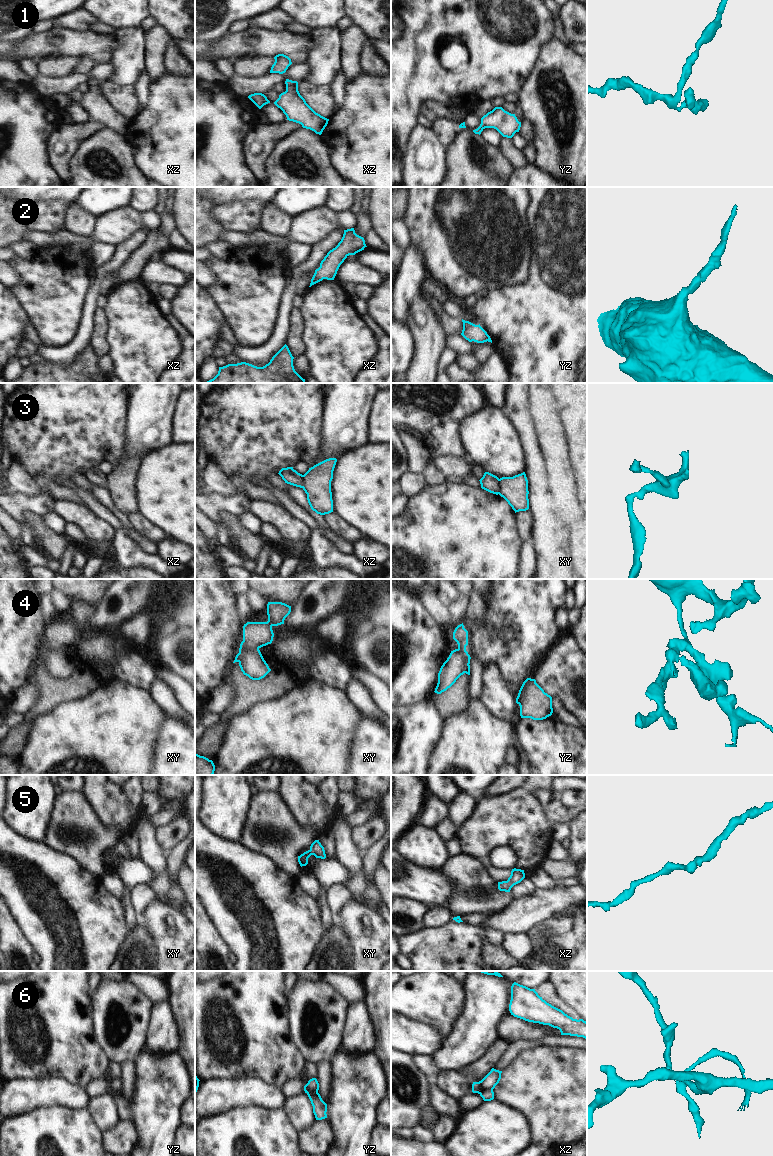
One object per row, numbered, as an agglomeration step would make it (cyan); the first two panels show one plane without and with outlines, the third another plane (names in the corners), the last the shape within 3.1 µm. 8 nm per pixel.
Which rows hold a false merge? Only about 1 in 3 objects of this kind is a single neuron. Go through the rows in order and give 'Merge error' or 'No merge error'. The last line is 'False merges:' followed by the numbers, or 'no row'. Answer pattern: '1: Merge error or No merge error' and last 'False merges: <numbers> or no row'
1: No merge error
2: No merge error
3: Merge error
4: Merge error
5: No merge error
6: Merge error
False merges: 3, 4, 6

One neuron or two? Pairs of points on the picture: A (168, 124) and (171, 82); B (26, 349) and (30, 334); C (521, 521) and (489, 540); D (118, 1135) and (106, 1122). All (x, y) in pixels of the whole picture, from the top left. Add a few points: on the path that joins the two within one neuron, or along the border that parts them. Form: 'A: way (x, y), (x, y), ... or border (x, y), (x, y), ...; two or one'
A: way (171, 114), (171, 92); one
B: way (29, 345), (30, 338); one
C: border (514, 513), (516, 530), (523, 541); two
D: border (119, 1119), (115, 1125), (103, 1133); two

